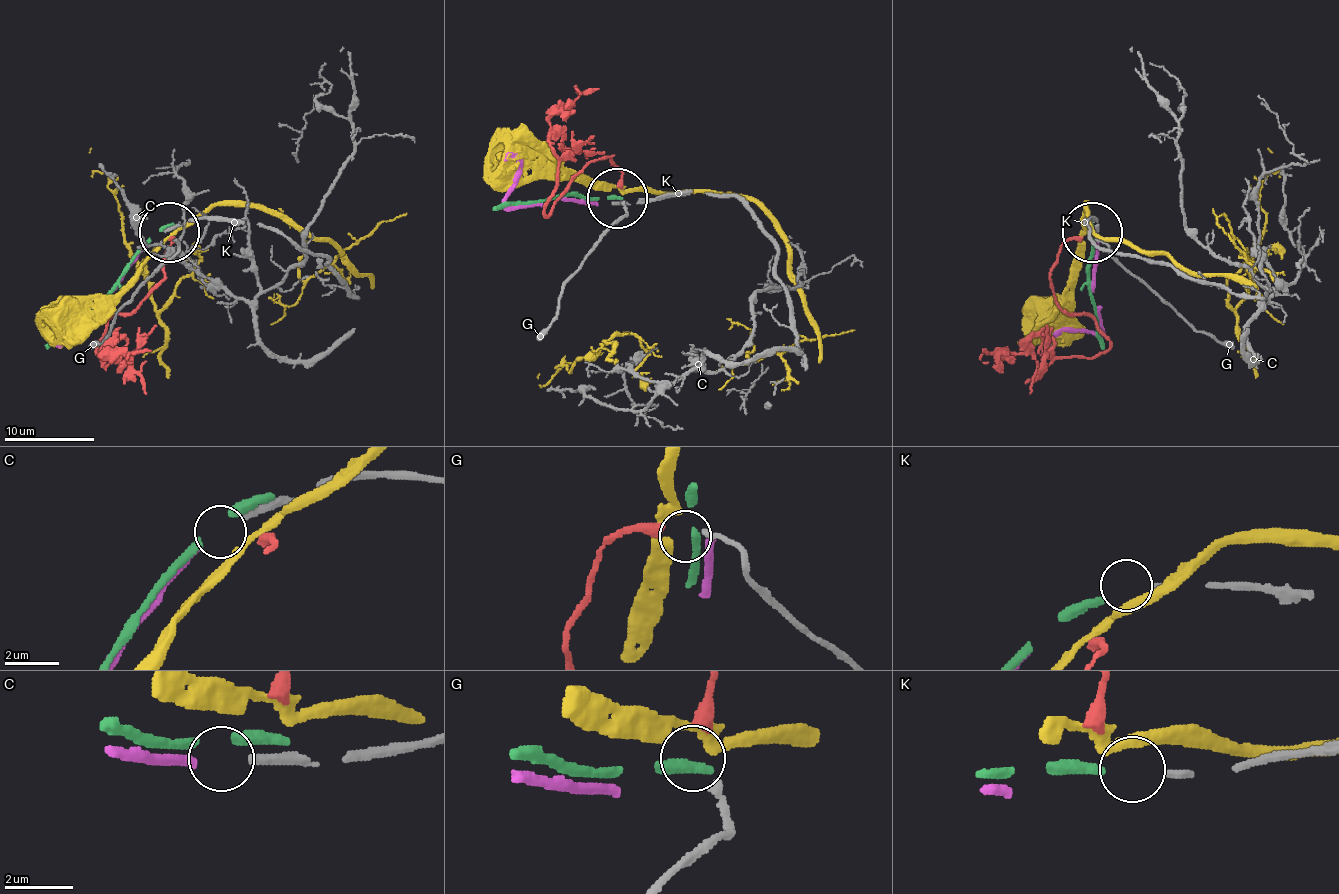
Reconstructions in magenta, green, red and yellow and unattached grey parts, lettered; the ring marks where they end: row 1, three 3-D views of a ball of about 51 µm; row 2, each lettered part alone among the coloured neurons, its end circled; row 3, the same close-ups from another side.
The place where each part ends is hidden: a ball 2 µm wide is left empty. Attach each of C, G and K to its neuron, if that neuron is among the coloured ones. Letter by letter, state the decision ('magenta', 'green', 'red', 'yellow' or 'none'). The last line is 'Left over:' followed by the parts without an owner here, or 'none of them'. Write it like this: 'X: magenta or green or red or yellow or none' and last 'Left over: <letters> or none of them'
C: magenta
G: red
K: green
Left over: none of them

